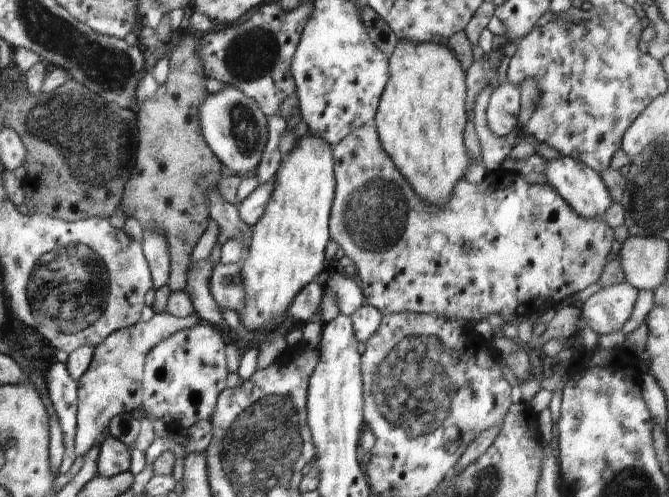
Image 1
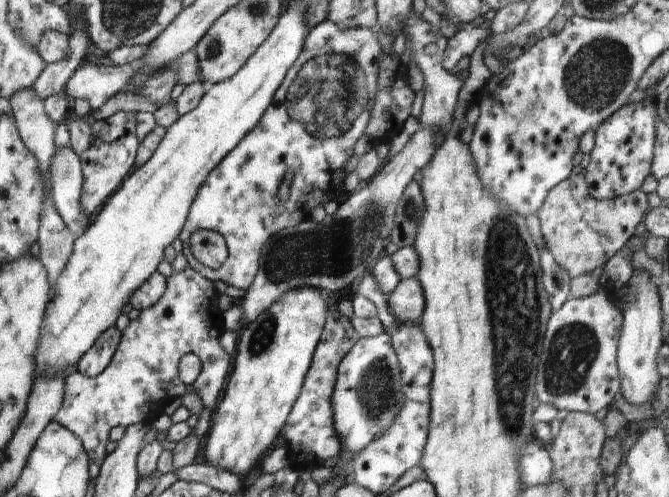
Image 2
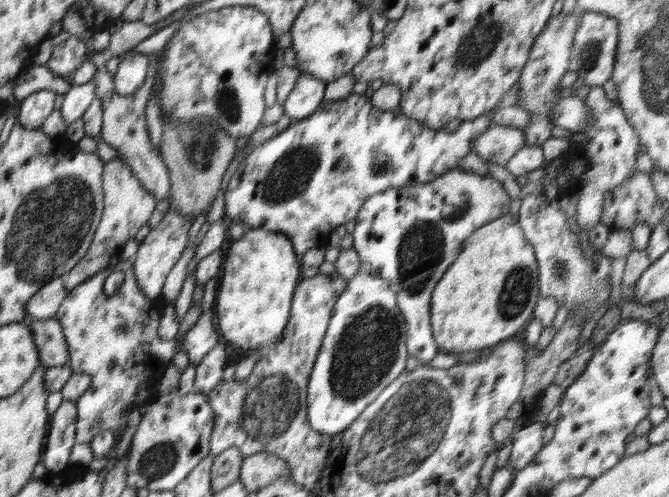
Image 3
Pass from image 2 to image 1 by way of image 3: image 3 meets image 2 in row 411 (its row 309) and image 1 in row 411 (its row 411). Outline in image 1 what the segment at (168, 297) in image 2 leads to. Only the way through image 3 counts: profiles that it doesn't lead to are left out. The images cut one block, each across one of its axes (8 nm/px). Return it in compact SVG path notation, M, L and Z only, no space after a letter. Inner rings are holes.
M168 312L156 313L146 322L140 320L128 328L109 334L95 347L90 366L78 382L77 455L84 456L92 446L100 444L102 436L109 436L109 424L114 416L130 413L142 404L142 374L150 350L172 334L192 328L199 322L195 312L185 317L175 317Z

